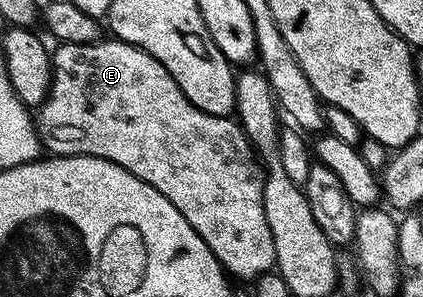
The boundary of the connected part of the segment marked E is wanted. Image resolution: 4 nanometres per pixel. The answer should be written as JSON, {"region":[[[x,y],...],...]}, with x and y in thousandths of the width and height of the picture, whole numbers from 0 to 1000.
{"region":[[[286,138],[251,141],[149,145],[132,158],[135,168],[125,168],[121,283],[111,303],[106,340],[87,364],[80,394],[83,441],[90,448],[97,492],[106,505],[111,498],[116,505],[111,512],[132,529],[194,522],[265,542],[274,556],[284,556],[284,569],[303,569],[303,582],[312,582],[322,596],[331,596],[331,609],[359,623],[359,636],[369,636],[369,650],[388,650],[388,663],[397,663],[397,677],[407,677],[407,690],[416,690],[416,704],[426,704],[435,744],[444,744],[444,758],[454,758],[454,771],[463,771],[463,785],[492,825],[492,838],[501,838],[501,852],[525,889],[525,909],[534,916],[537,929],[551,933],[556,943],[563,936],[608,946],[617,926],[641,923],[652,899],[652,825],[643,811],[643,771],[634,771],[634,731],[624,731],[624,636],[619,633],[624,566],[600,498],[591,492],[591,471],[584,468],[582,444],[572,438],[572,418],[530,387],[504,387],[463,367],[463,354],[454,354],[454,340],[444,340],[444,327],[435,327],[435,313],[426,300],[426,286],[416,286],[407,246],[397,246],[397,232],[388,232],[388,219],[378,219],[378,205],[369,205],[369,192],[359,192],[333,158],[317,158],[310,145]]]}

